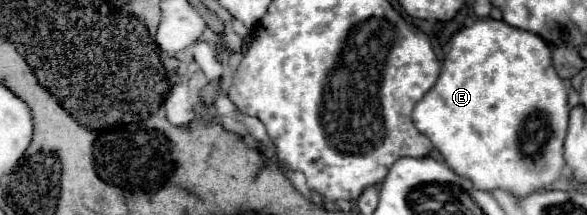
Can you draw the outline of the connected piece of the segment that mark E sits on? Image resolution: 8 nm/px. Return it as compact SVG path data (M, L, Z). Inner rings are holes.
M483 18L469 28L461 28L451 38L451 52L443 60L443 70L437 84L415 104L413 122L421 134L439 150L445 164L461 178L469 180L477 190L493 192L497 188L525 198L527 194L551 186L565 170L563 140L567 134L569 104L567 86L551 66L549 44L525 30L511 28L505 22ZM525 128L539 128L543 150L533 156L521 152L519 134Z

